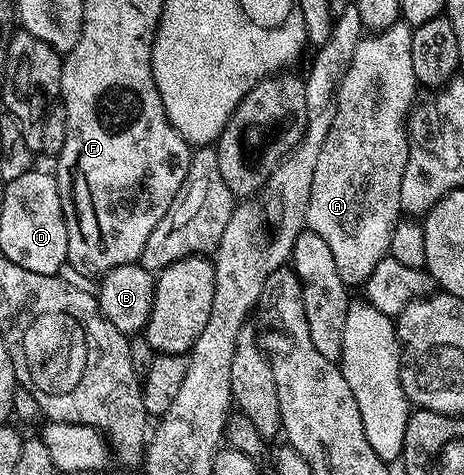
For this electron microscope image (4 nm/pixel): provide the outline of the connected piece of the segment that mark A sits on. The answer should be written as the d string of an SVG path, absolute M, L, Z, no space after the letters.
M397 21L375 33L365 34L358 41L358 49L354 49L354 57L336 91L334 121L330 133L326 133L326 141L322 141L318 166L314 168L306 227L326 241L330 253L334 253L338 277L342 277L344 286L349 289L359 288L374 271L374 265L388 255L390 237L402 218L402 173L408 160L406 120L413 110L412 98L418 90L411 57L412 32L413 28L407 23Z

